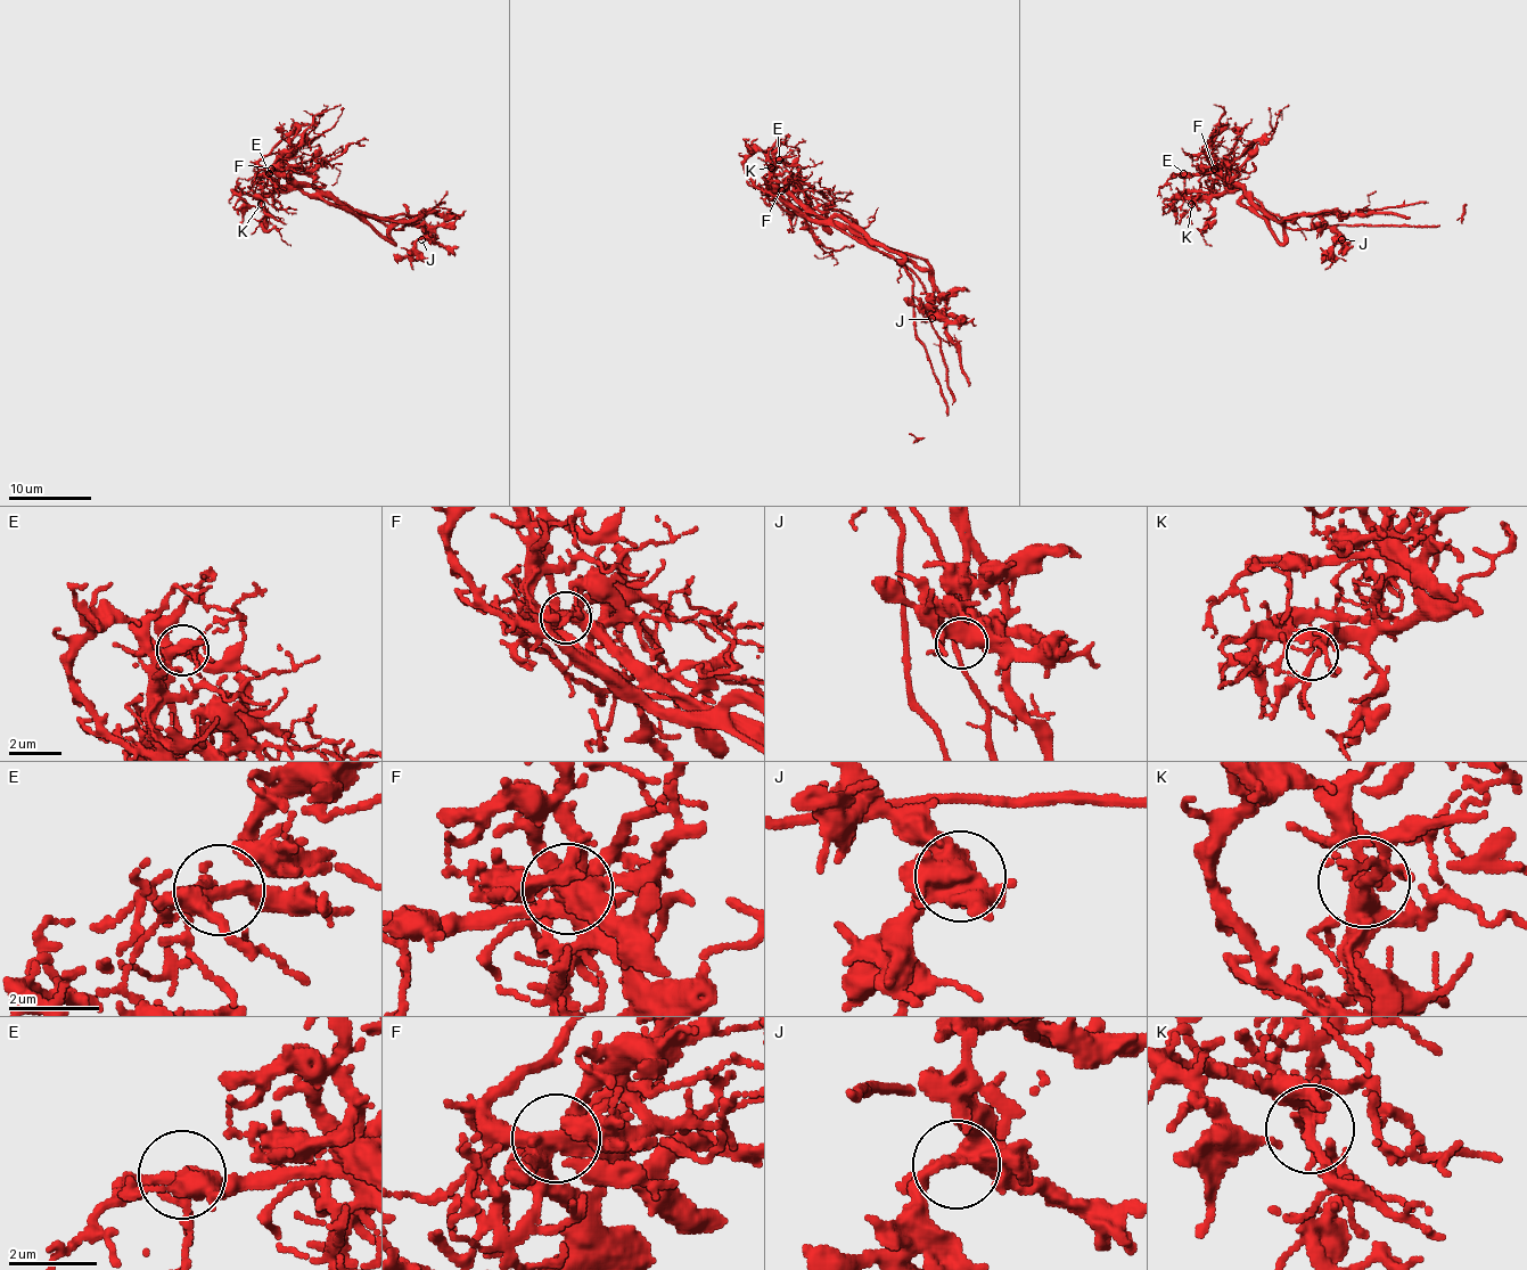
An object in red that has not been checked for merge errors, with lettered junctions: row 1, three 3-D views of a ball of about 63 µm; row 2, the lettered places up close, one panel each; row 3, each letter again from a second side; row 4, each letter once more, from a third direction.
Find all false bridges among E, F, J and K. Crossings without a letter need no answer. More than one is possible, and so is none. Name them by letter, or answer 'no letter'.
F

